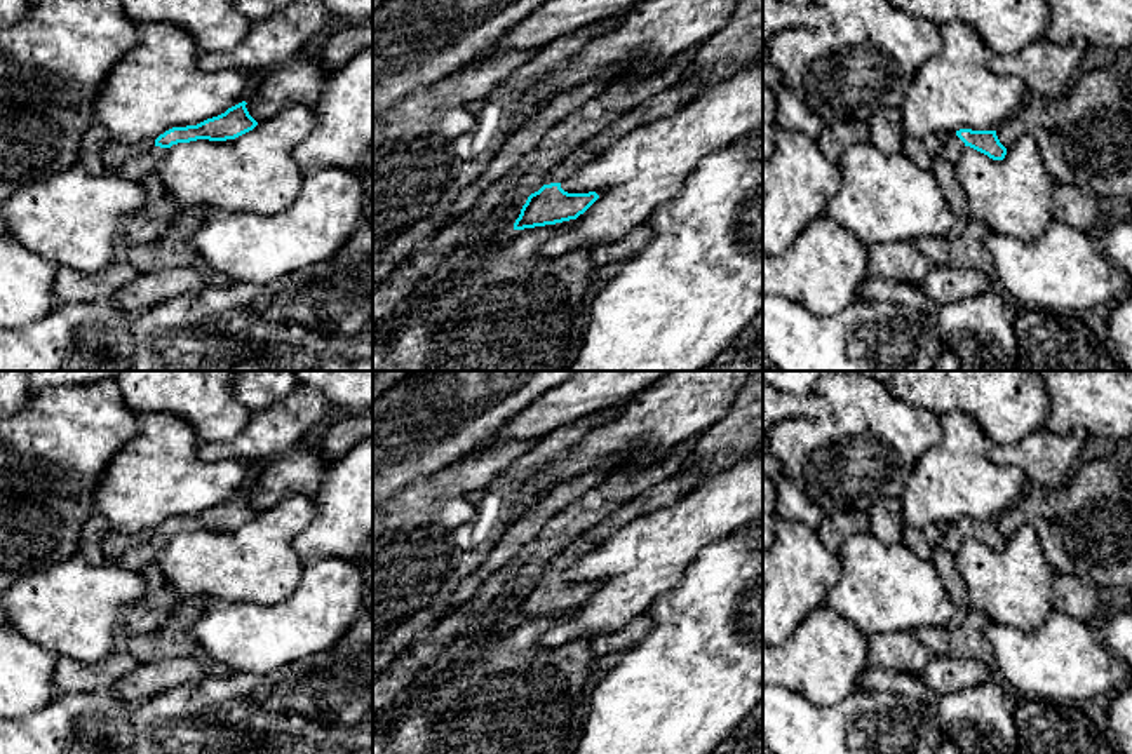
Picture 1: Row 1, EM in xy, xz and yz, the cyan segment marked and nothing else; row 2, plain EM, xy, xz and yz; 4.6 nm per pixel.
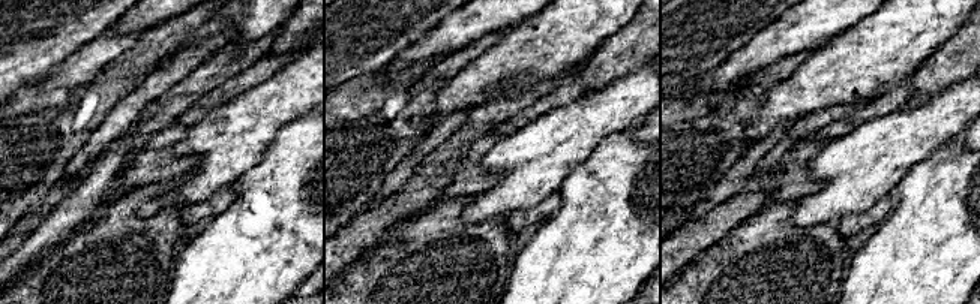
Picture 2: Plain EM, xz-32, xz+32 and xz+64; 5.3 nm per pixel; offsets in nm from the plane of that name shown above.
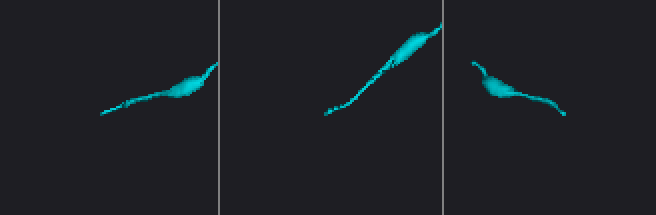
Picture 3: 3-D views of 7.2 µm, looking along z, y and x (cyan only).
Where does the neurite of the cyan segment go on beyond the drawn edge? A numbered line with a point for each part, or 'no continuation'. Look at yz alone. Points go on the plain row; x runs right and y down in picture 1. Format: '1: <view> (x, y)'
1: yz (951, 535)

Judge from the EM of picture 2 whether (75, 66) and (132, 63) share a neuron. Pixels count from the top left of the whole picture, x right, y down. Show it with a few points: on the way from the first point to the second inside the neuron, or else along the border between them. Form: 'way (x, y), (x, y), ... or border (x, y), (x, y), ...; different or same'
border (134, 44), (114, 57), (87, 86), (78, 87); different

